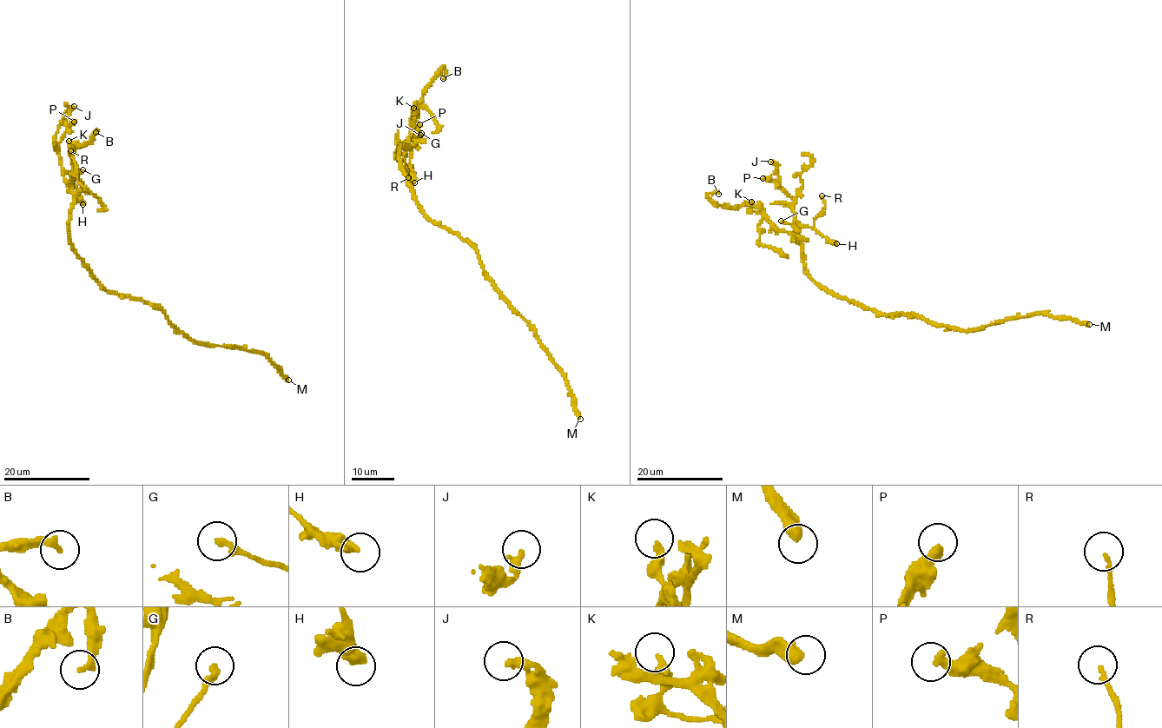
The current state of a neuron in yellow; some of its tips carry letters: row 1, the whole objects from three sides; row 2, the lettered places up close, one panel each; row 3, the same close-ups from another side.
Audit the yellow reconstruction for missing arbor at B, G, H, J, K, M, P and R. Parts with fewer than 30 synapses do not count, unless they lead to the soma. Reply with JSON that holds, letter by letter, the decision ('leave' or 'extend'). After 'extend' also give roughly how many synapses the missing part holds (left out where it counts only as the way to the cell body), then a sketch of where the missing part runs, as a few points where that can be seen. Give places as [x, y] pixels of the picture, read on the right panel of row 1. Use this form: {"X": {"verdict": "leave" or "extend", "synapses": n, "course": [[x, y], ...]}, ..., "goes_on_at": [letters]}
{"B": {"verdict": "leave"}, "G": {"verdict": "extend", "synapses": 35, "course": [[781, 221], [769, 215], [756, 201], [757, 206]]}, "H": {"verdict": "leave"}, "J": {"verdict": "leave"}, "K": {"verdict": "leave"}, "M": {"verdict": "leave"}, "P": {"verdict": "leave"}, "R": {"verdict": "leave"}, "goes_on_at": ["G"]}

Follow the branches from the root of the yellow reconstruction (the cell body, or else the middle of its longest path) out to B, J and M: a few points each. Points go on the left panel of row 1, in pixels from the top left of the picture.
B: (117, 294), (109, 292), (98, 281), (73, 250), (70, 241), (74, 151), (77, 145), (87, 142), (95, 132)
J: (117, 294), (98, 281), (70, 241), (72, 190), (64, 177), (57, 144), (74, 106)
M: (117, 294), (142, 299), (157, 307), (175, 329), (195, 342), (234, 347), (264, 354), (288, 380)

